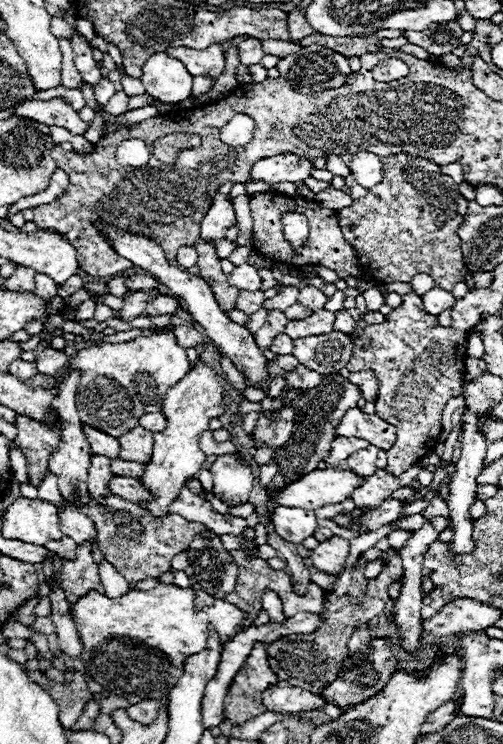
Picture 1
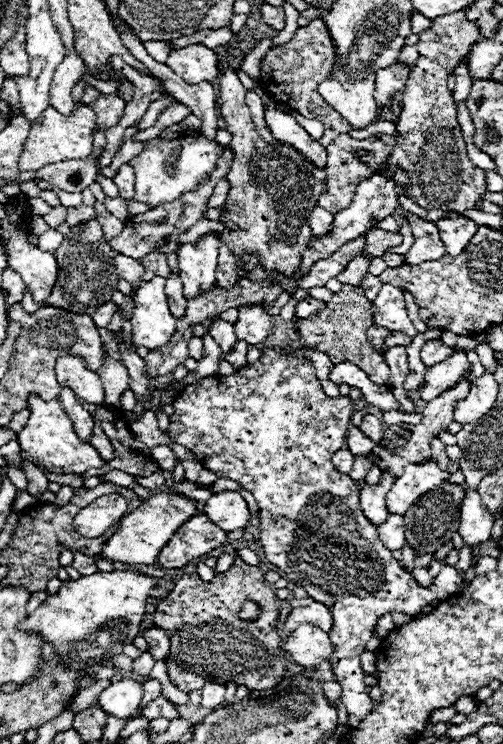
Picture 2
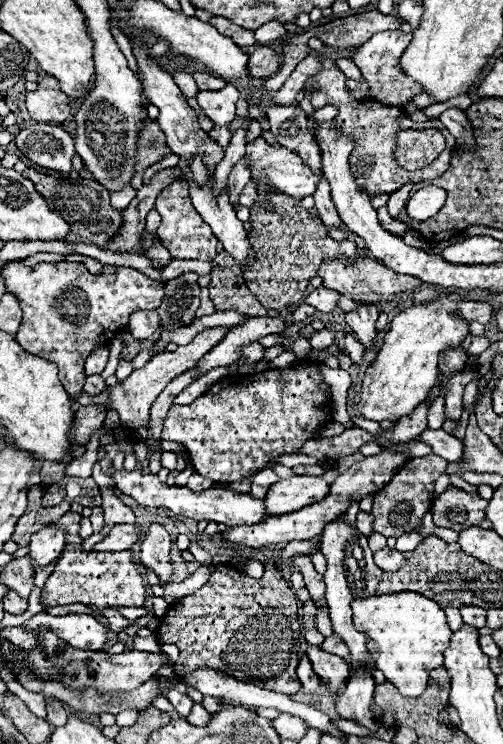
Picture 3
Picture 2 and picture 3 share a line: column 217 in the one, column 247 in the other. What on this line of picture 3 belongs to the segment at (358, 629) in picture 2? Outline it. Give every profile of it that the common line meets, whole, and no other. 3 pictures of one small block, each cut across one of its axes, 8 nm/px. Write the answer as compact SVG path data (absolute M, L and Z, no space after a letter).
M304 360L298 368L278 368L264 370L258 374L232 374L214 384L206 394L196 398L188 406L172 406L164 418L162 440L178 442L188 450L190 462L198 474L210 478L212 482L240 482L256 468L276 466L274 458L280 454L298 454L306 440L316 438L322 424L330 420L330 388L322 382L318 364Z

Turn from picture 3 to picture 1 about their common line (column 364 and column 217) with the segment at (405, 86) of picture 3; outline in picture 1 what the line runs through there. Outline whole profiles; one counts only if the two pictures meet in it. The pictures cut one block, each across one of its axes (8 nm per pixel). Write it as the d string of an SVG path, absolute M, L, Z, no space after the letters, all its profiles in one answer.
M212 44L206 50L178 46L178 48L170 48L168 52L172 56L178 56L178 60L186 64L192 76L208 76L218 80L218 76L224 72L224 66L226 66L222 44Z

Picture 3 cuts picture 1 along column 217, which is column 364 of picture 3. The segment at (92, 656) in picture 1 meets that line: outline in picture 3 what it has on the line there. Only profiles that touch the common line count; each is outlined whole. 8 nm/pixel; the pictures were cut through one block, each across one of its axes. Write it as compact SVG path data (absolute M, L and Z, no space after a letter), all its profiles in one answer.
M394 592L372 596L366 600L354 600L351 604L353 623L357 630L368 634L368 650L378 650L376 666L384 672L400 694L408 698L420 696L430 672L444 664L444 650L450 644L452 630L448 628L444 610L430 598L416 592Z

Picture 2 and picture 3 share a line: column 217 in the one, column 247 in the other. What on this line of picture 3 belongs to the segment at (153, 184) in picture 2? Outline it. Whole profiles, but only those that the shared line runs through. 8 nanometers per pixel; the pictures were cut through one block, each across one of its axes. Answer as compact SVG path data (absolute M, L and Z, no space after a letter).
M256 138L252 142L246 144L246 160L248 160L248 168L252 172L252 182L264 182L264 186L268 190L292 196L292 198L306 198L312 196L316 192L316 184L318 184L318 176L302 162L302 158L298 154L294 154L292 150L280 146L272 146L268 144L264 138Z

